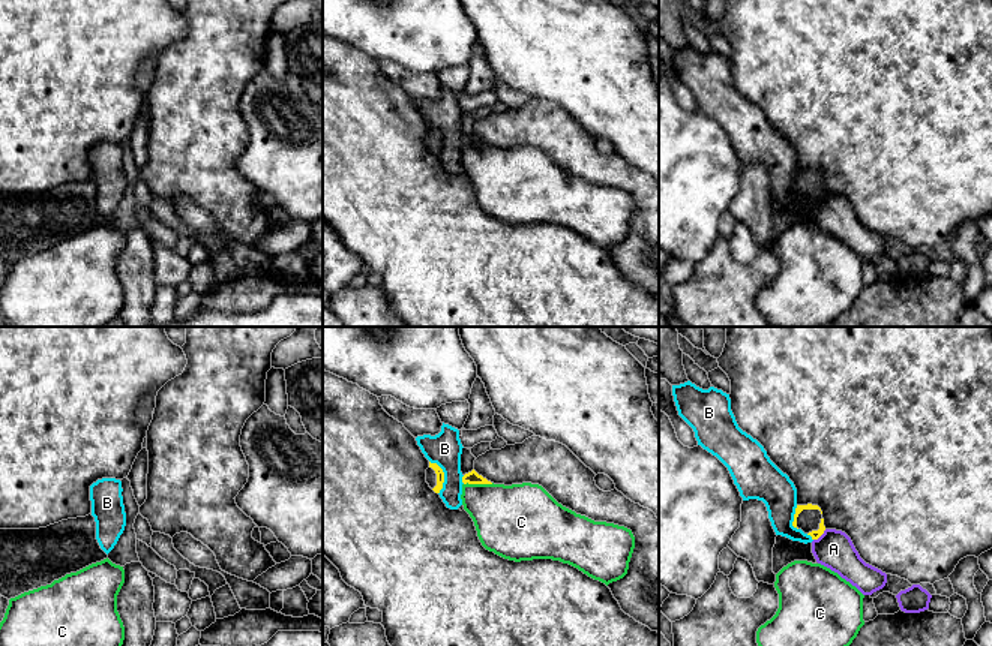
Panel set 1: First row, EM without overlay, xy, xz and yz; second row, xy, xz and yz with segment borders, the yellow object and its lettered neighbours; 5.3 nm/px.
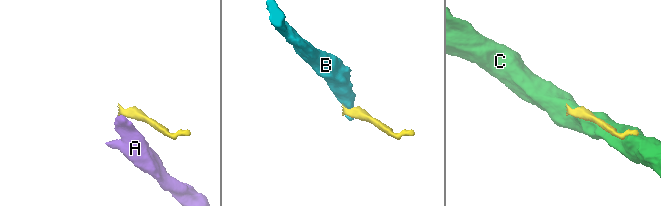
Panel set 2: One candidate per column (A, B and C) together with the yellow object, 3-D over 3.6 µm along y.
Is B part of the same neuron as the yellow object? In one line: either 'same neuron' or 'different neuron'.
different neuron

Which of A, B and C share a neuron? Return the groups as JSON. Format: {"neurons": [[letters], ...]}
{"neurons": [["A", "B"], ["C"]]}

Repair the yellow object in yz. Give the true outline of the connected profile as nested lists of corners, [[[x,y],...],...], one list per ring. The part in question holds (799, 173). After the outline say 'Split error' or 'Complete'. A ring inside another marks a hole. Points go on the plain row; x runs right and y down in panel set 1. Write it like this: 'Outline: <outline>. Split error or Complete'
Outline: [[[797,169],[792,190],[818,204],[824,195],[822,175],[818,169]]]. Split error

